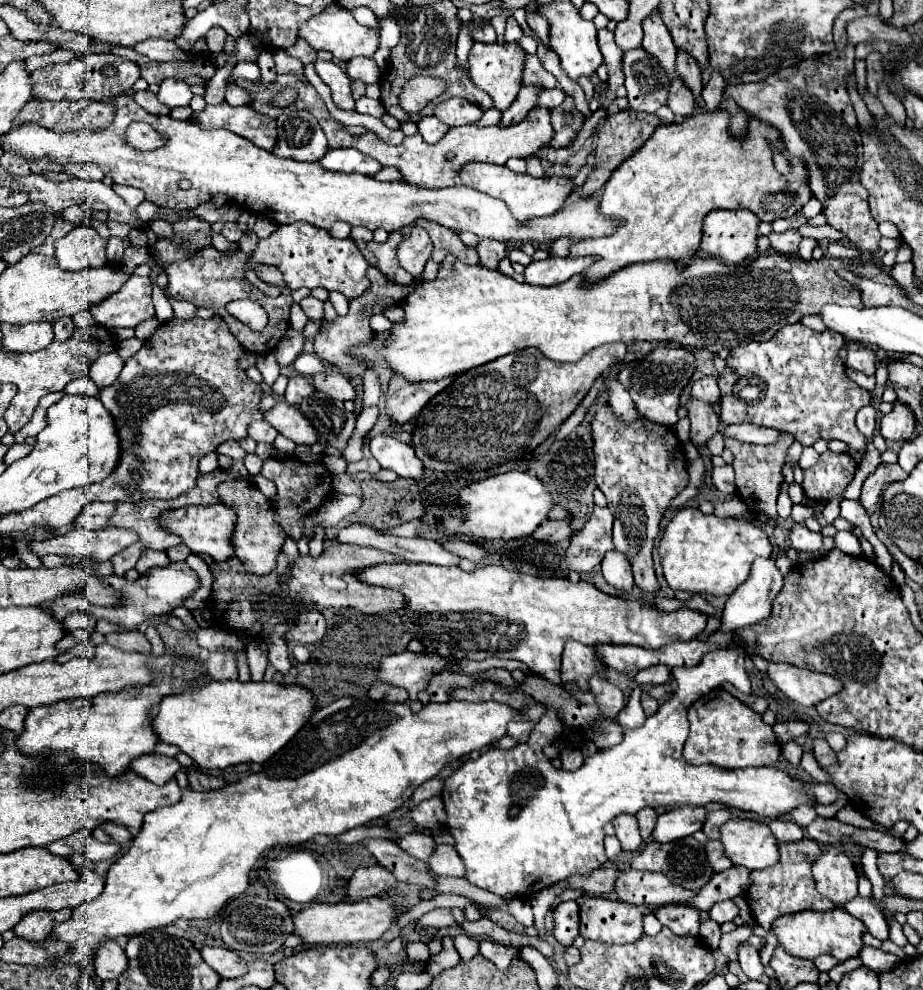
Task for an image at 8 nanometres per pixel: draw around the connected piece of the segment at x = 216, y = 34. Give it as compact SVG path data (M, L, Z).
M213 27L213 29L209 29L209 33L205 35L205 39L207 39L209 51L211 51L211 53L219 53L219 51L223 51L227 33L225 33L223 29L219 29L219 27Z

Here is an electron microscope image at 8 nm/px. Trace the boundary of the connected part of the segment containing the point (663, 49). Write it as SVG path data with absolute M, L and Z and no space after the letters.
M653 11L641 25L643 25L643 49L651 53L675 79L677 77L677 71L675 71L677 47L669 35L669 29L665 27L665 23L661 23L659 11Z

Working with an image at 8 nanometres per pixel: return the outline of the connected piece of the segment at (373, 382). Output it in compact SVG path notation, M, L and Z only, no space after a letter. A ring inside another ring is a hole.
M371 367L362 377L363 381L363 408L376 406L381 397L381 383L377 377L375 367Z

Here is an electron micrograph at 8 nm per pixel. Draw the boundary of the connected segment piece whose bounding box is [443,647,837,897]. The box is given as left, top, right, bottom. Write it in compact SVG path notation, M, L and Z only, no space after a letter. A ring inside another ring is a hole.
M719 647L719 649L709 651L707 655L703 655L701 663L695 665L695 667L675 667L671 673L673 673L673 679L677 681L677 689L675 689L675 693L657 709L657 713L651 715L651 717L645 721L645 725L641 725L641 727L637 727L637 729L623 729L623 733L625 733L623 743L619 743L619 745L615 745L615 747L611 747L611 749L605 749L605 751L597 751L593 757L585 759L585 763L583 763L581 769L577 769L577 771L573 771L573 773L571 773L571 771L563 771L563 769L555 769L555 767L551 765L551 761L543 755L543 745L555 741L564 730L564 725L558 718L556 711L550 706L546 706L545 714L541 717L541 721L537 723L537 727L533 729L533 733L531 733L531 737L529 737L527 743L519 743L517 747L513 747L513 749L509 749L509 751L503 751L503 749L489 749L489 751L483 753L479 759L463 763L451 777L445 779L443 801L445 801L445 809L447 809L447 829L449 829L449 833L455 837L455 849L457 849L457 853L461 855L461 859L463 859L463 863L465 863L465 869L467 869L467 881L473 883L473 885L477 885L477 887L483 887L483 889L487 889L487 891L491 891L491 893L495 893L495 895L499 895L499 897L501 897L501 895L519 895L519 897L523 897L525 891L527 891L527 897L529 897L531 893L541 891L541 889L545 889L545 887L549 887L549 885L553 885L553 883L565 881L565 879L569 879L569 877L573 877L573 875L589 875L591 871L599 869L605 861L609 861L607 855L605 855L605 849L603 849L603 837L605 837L605 833L603 833L603 823L613 821L613 819L615 819L617 815L621 815L621 813L631 813L631 815L635 815L635 813L641 811L643 807L666 807L666 809L673 809L673 807L705 806L707 803L723 803L723 805L727 805L727 807L735 807L735 809L741 809L741 811L757 813L759 817L765 817L765 819L777 819L777 817L781 817L781 815L791 813L791 811L793 811L795 807L799 807L799 805L809 805L809 807L813 807L815 803L821 803L821 805L831 805L831 803L835 803L835 799L837 799L837 787L831 785L831 783L815 783L815 781L795 779L795 777L791 777L787 771L781 771L781 769L775 769L775 767L745 767L745 769L721 769L721 767L715 767L715 765L699 765L699 767L695 767L695 765L689 765L689 763L683 759L681 751L683 751L683 743L685 743L687 733L689 733L687 711L689 711L689 707L691 707L695 701L699 701L703 695L707 695L711 689L723 685L725 681L733 683L741 693L751 693L751 683L749 683L749 677L747 677L747 673L745 673L743 661L745 661L745 651L743 651L743 649Z

